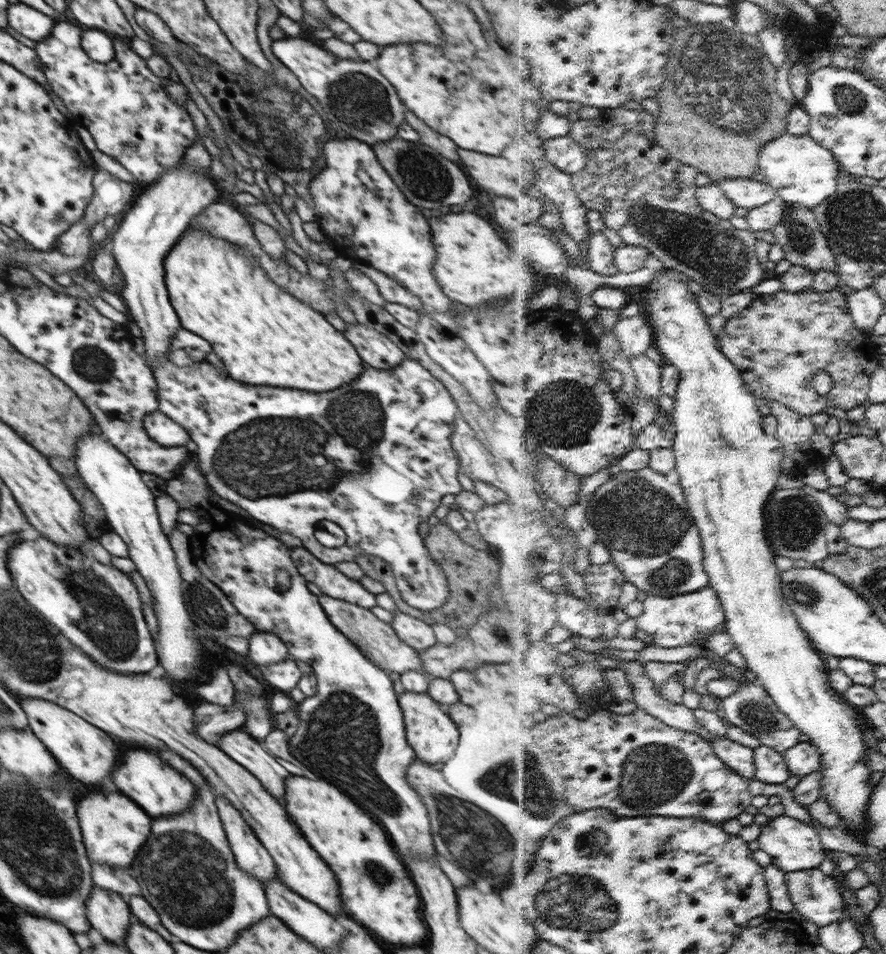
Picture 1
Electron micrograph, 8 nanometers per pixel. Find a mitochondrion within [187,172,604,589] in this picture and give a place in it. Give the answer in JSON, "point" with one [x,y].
{"point":[269,457]}

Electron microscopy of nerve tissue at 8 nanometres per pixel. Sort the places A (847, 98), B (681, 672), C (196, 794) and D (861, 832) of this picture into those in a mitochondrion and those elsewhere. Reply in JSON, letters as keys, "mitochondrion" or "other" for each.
{"A":"mitochondrion","B":"other","C":"other","D":"other"}

